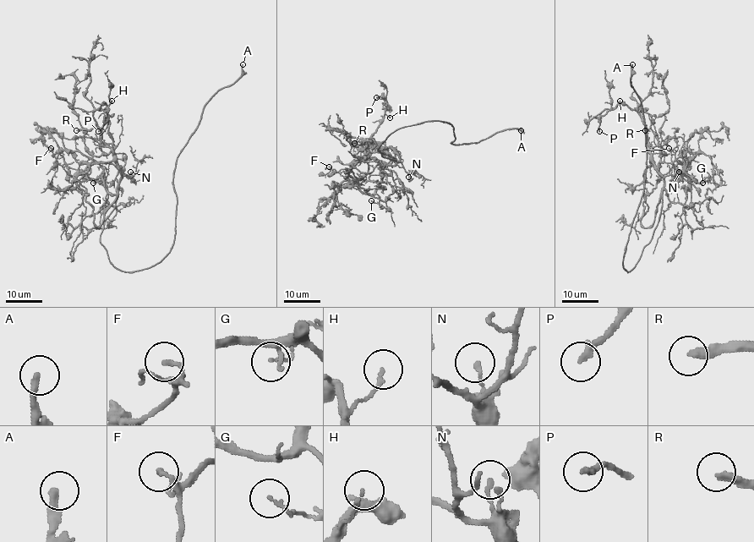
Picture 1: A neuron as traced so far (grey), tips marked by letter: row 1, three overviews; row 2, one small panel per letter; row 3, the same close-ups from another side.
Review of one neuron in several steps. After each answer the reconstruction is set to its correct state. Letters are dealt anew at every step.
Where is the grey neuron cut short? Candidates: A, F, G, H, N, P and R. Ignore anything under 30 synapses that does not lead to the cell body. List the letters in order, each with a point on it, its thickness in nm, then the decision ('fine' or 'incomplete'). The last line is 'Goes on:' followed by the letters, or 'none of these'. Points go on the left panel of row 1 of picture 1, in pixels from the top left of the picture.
A: at (243, 64); 280 nm thick; incomplete
F: at (51, 148); 160 nm thick; fine
G: at (93, 183); 120 nm thick; fine
H: at (112, 101); 130 nm thick; fine
N: at (130, 172); 150 nm thick; fine
P: at (98, 131); 280 nm thick; fine
R: at (76, 130); 300 nm thick; incomplete
Goes on: A, R

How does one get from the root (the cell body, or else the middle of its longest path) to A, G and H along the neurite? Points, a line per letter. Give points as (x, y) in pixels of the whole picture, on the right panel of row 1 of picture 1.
A: (634, 266), (629, 271), (623, 267), (623, 254), (644, 189), (646, 135), (642, 104), (631, 87), (632, 64)
G: (634, 266), (652, 237), (662, 192), (668, 194), (669, 182), (685, 172), (698, 183), (705, 177), (702, 183)
H: (634, 266), (658, 223), (663, 178), (652, 158), (642, 117), (626, 105), (616, 105), (620, 101)

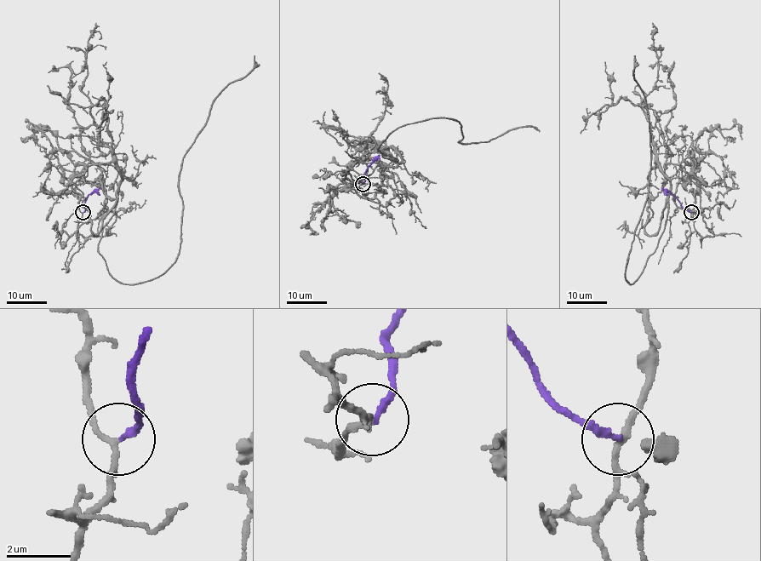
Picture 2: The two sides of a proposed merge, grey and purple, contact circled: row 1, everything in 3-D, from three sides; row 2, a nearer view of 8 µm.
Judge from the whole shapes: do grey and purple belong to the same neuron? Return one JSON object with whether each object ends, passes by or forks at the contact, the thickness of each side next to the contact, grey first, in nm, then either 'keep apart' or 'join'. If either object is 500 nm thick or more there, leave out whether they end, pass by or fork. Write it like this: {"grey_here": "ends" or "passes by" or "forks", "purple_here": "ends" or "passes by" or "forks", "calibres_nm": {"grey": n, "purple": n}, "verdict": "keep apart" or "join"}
{"grey_here": "passes by", "purple_here": "ends", "calibres_nm": {"grey": 180, "purple": 180}, "verdict": "keep apart"}

